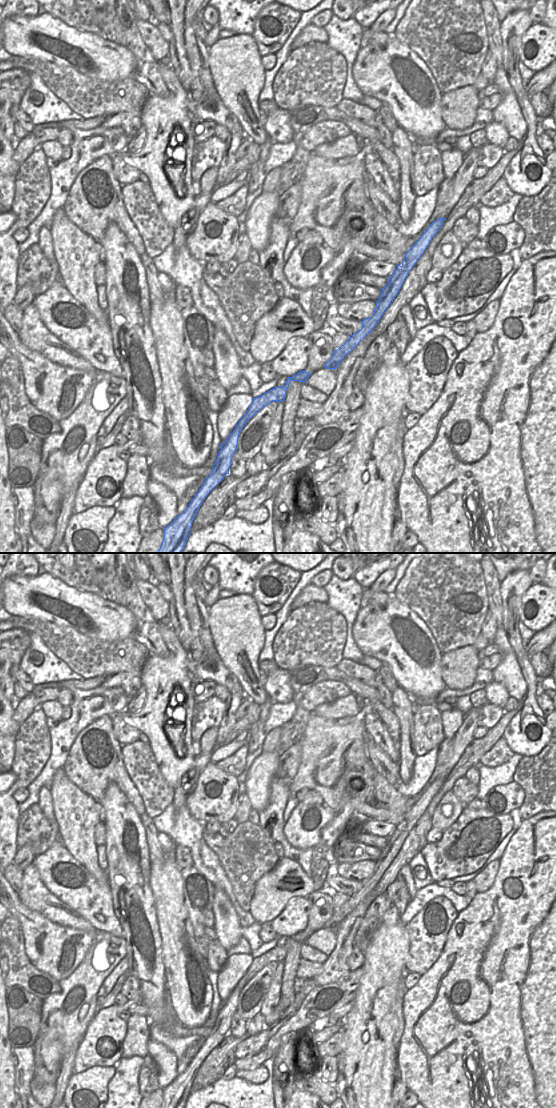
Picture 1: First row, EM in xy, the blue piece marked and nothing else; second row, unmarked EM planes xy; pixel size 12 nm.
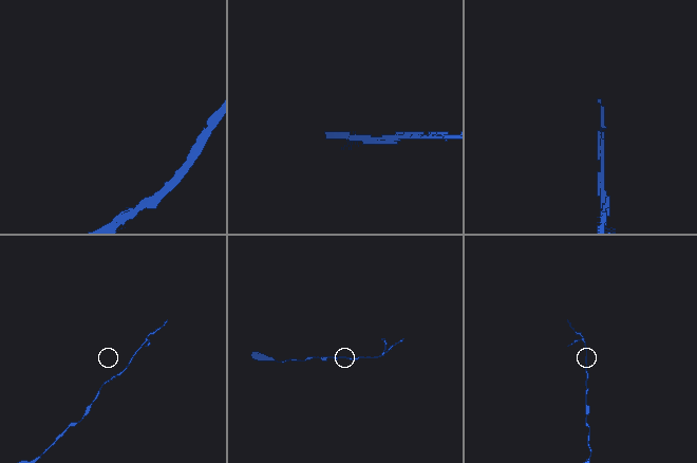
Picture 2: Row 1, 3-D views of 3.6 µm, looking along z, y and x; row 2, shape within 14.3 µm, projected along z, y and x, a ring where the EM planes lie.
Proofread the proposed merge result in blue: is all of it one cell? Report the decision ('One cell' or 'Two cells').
Two cells

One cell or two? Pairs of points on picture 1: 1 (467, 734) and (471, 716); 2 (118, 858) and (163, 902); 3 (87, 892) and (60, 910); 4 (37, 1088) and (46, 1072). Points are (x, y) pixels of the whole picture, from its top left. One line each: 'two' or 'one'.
1: one
2: two
3: two
4: two

